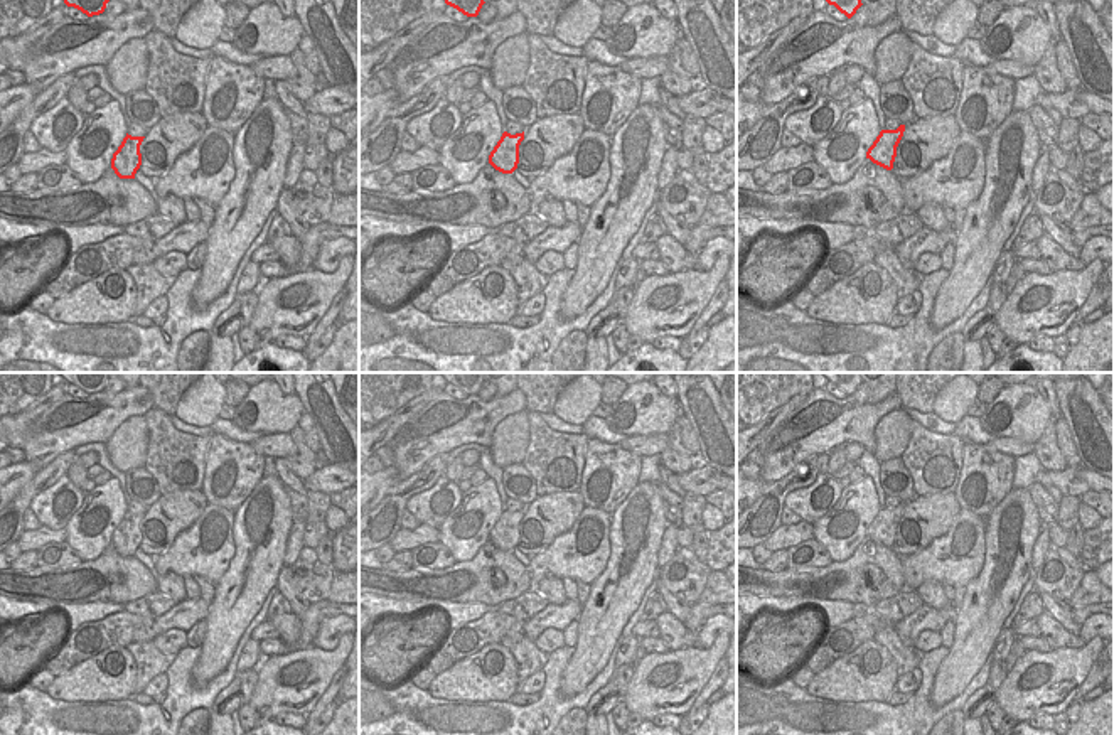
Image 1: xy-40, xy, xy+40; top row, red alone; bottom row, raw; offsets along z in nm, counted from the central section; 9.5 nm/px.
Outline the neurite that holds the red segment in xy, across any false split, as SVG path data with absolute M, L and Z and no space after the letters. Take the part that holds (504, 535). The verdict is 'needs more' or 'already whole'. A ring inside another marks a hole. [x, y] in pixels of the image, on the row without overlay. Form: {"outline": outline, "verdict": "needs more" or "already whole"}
{"outline": "M504 509L489 533L489 541L502 551L512 551L519 541L519 523L522 518L524 509L516 512Z", "verdict": "already whole"}

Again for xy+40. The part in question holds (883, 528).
{"outline": "M900 502L897 507L881 507L868 526L866 536L886 548L892 548L903 509L905 502Z", "verdict": "already whole"}

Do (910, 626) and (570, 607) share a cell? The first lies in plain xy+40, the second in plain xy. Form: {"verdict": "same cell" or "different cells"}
{"verdict": "same cell"}

